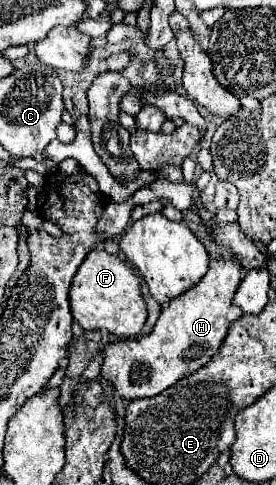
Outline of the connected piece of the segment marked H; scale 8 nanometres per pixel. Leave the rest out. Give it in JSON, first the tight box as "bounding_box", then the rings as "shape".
{"bounding_box":[99,257,243,401],"shape":[[[219,257],[217,261],[211,261],[209,271],[191,291],[179,295],[161,309],[151,333],[105,345],[99,379],[109,381],[121,399],[135,401],[155,397],[185,375],[201,369],[217,353],[229,325],[243,315],[243,311],[231,303],[241,279],[243,271],[233,257]]]}

